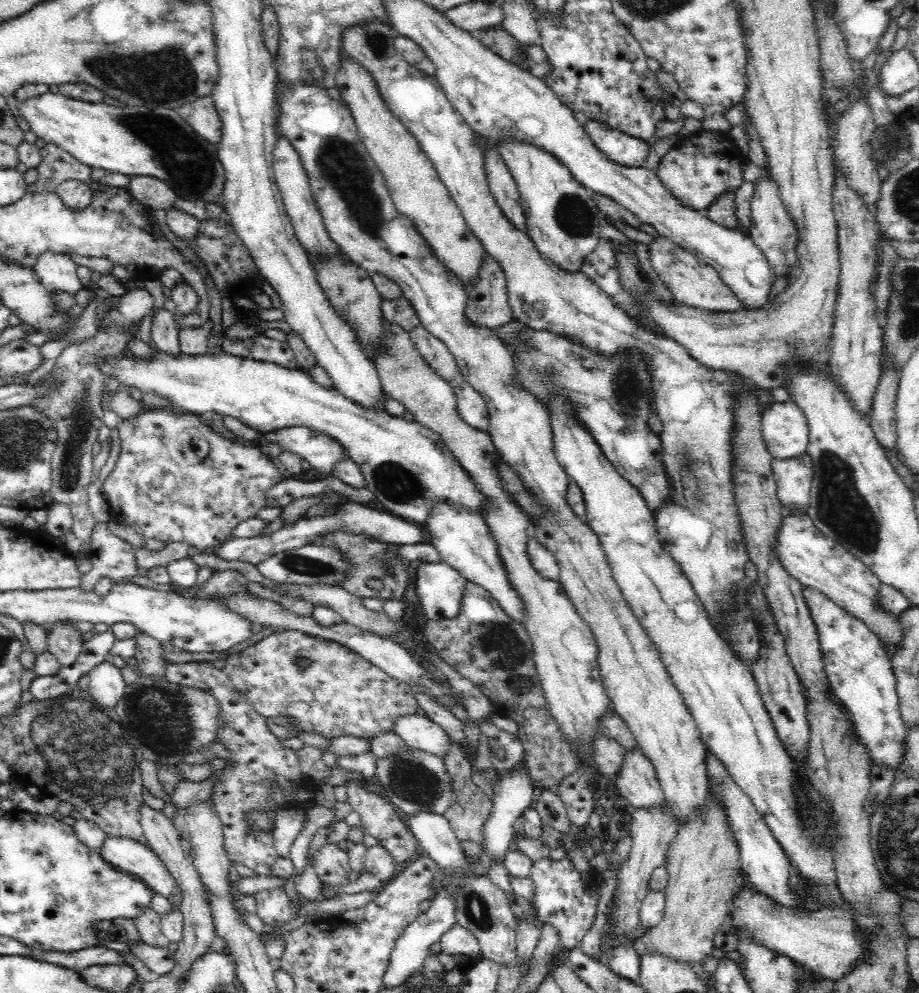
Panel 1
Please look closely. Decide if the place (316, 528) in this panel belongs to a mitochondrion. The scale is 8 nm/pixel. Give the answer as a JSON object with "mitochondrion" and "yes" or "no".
{"mitochondrion":"no"}

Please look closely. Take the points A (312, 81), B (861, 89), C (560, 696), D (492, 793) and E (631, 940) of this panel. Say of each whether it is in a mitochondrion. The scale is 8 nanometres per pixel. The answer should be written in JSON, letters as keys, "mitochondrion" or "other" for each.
{"A":"other","B":"other","C":"other","D":"other","E":"other"}

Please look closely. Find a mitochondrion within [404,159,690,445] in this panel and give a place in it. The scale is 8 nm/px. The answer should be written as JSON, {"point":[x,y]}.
{"point":[572,214]}

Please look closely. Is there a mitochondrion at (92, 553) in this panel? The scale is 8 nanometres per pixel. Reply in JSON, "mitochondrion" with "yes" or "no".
{"mitochondrion":"no"}

